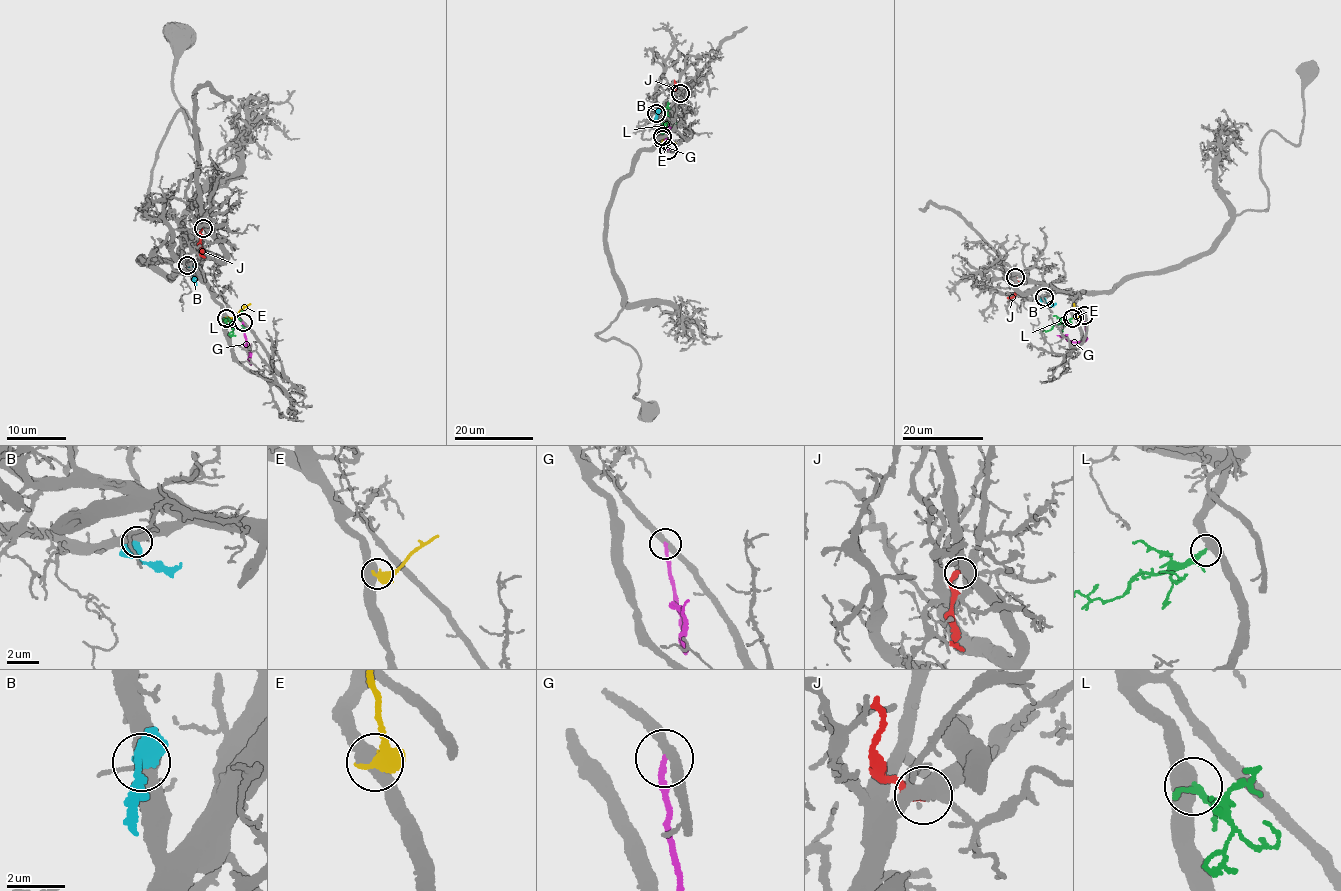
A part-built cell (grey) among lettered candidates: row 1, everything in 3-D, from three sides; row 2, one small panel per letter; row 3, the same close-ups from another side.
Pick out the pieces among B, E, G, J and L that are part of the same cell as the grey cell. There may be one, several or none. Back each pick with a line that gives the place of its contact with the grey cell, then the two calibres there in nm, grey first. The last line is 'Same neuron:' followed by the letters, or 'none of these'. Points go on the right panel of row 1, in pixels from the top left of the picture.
L: contact (1072, 318); calibres 440 and 180 nm
Same neuron: L

